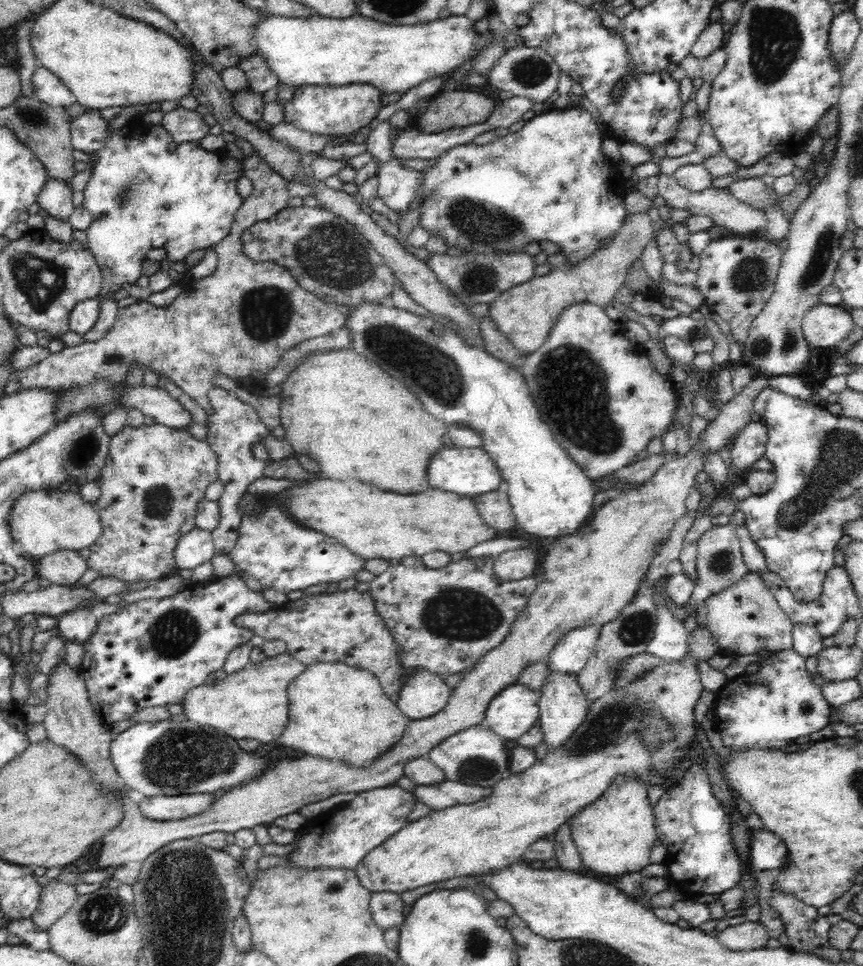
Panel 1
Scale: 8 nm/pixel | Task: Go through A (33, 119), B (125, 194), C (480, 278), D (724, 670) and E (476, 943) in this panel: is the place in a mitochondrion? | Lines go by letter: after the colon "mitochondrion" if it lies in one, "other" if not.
A: mitochondrion
B: mitochondrion
C: mitochondrion
D: other
E: mitochondrion

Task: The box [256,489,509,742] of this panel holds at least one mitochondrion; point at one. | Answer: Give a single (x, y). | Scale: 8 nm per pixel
(457, 613)

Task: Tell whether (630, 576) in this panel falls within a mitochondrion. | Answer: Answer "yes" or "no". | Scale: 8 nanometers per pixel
no

